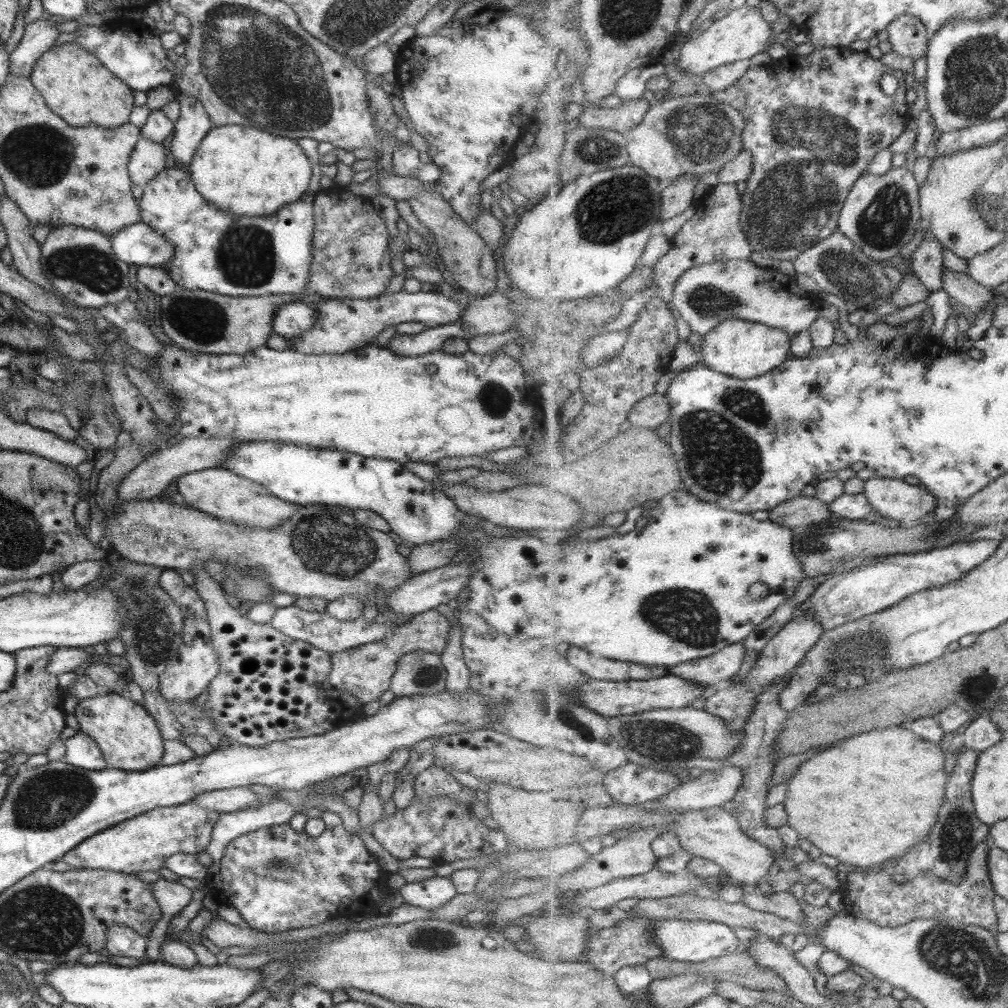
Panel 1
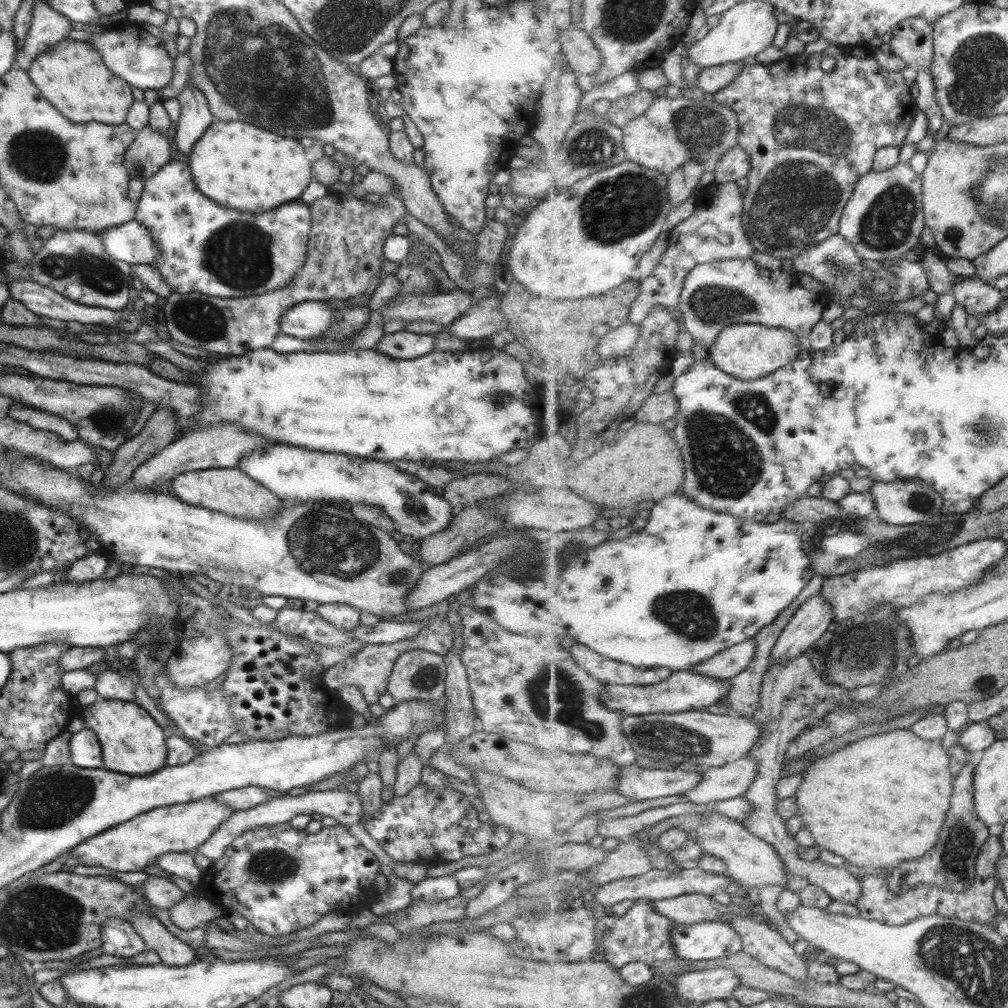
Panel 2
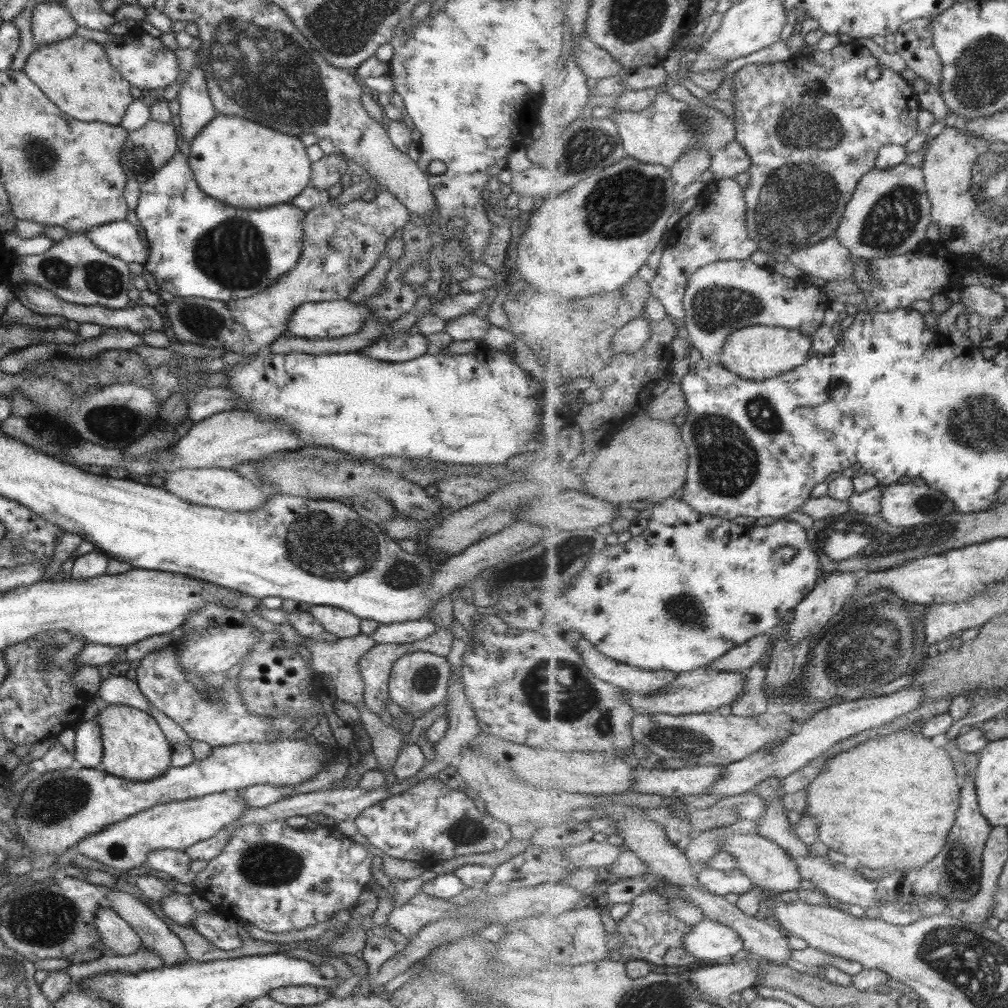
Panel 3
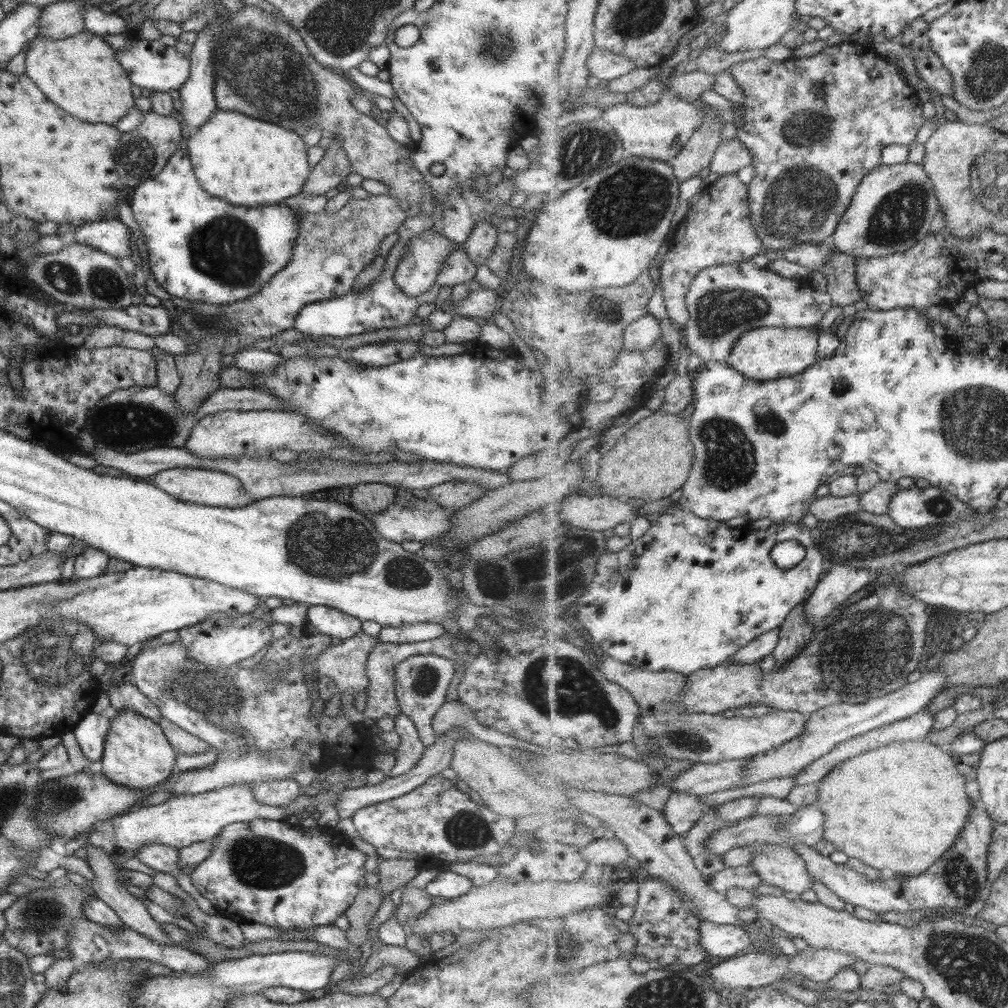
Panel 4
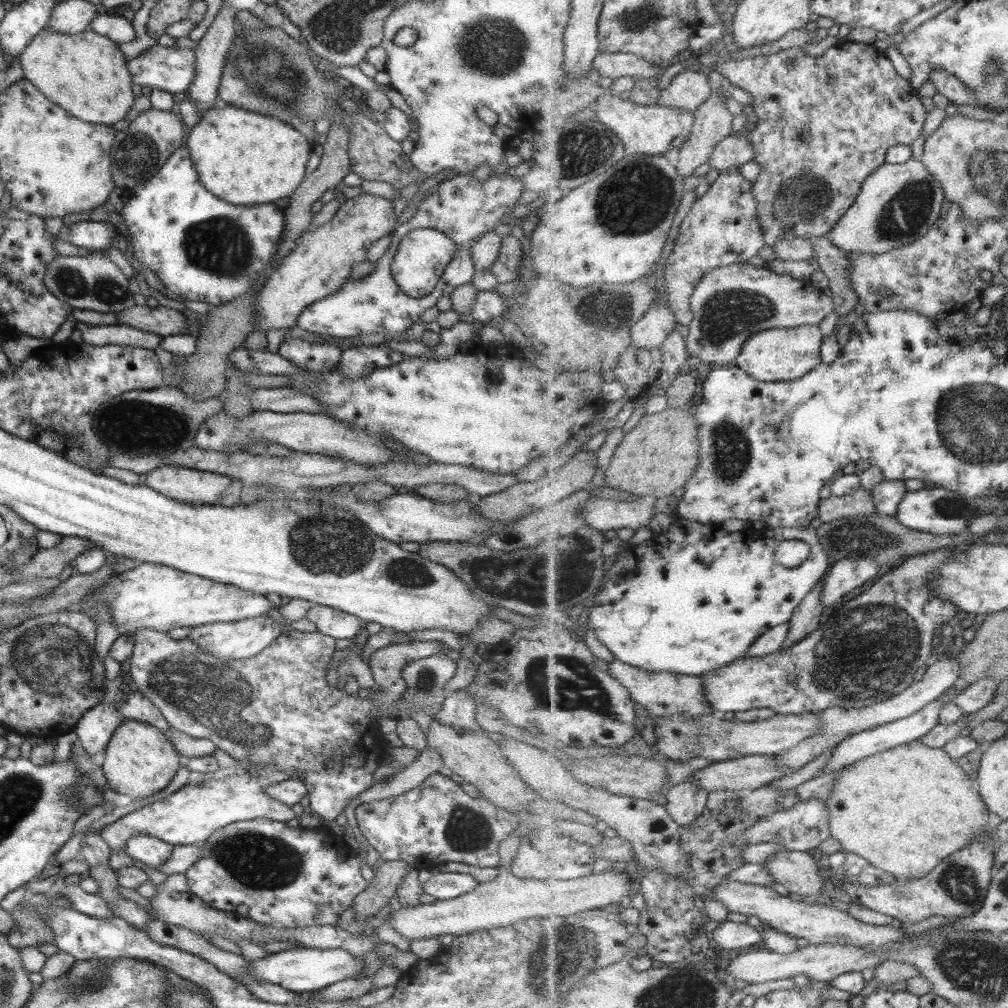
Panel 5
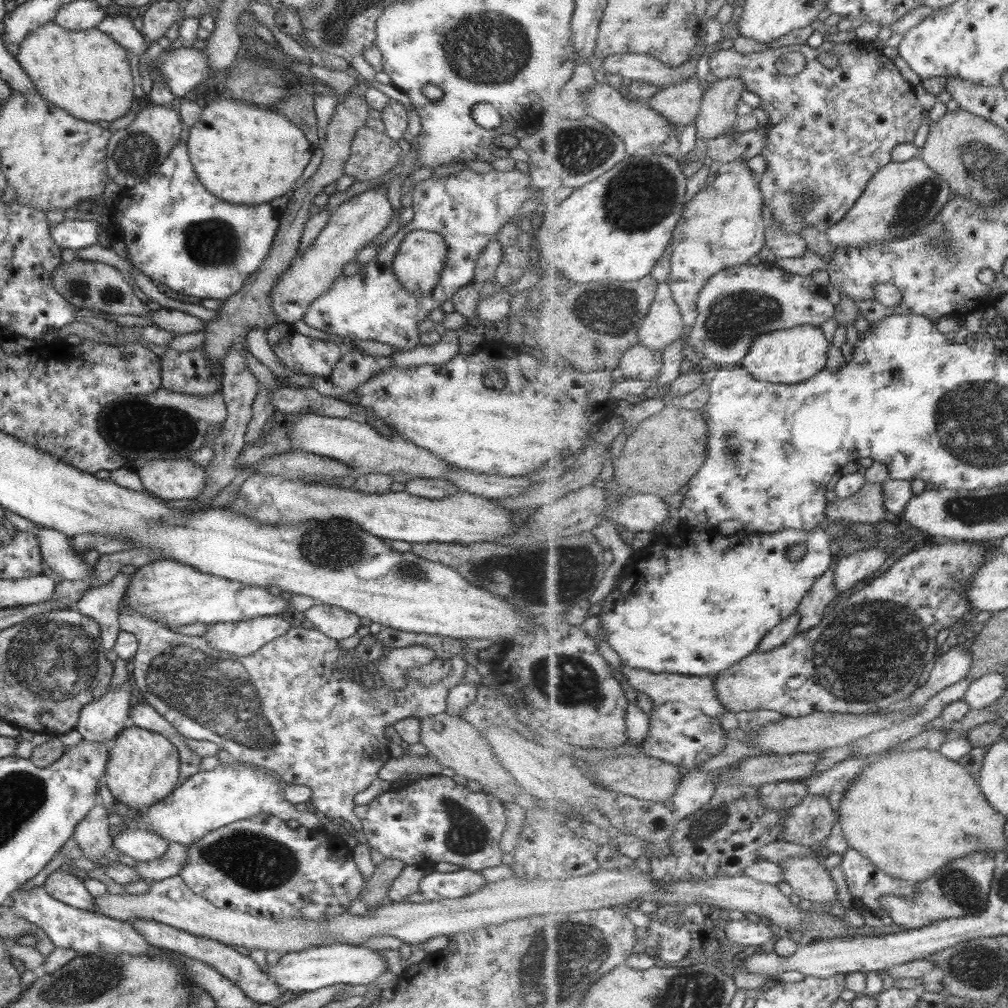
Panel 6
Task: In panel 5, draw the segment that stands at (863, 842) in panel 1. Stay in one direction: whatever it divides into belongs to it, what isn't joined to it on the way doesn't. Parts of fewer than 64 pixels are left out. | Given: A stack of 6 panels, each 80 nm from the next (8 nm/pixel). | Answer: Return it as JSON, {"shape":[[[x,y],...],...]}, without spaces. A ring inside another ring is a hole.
{"shape":[[[921,741],[902,744],[901,746],[891,748],[891,750],[884,750],[863,760],[858,760],[852,765],[847,765],[842,770],[842,773],[835,777],[832,795],[829,800],[826,800],[826,804],[829,815],[831,815],[831,837],[843,844],[845,852],[859,854],[859,856],[872,861],[876,868],[889,872],[897,880],[919,880],[925,878],[939,866],[943,859],[956,856],[963,848],[971,846],[973,840],[979,840],[985,834],[991,836],[991,838],[996,838],[997,828],[994,831],[990,827],[991,824],[989,824],[989,806],[985,804],[980,793],[973,791],[973,782],[971,782],[971,778],[965,773],[965,770],[955,763],[955,759],[948,752],[945,752],[945,749],[931,748]]]}

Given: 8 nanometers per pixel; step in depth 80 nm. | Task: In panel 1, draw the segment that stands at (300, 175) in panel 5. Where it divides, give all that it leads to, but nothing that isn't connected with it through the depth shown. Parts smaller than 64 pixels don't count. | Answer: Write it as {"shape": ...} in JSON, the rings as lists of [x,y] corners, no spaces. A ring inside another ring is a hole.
{"shape":[[[227,124],[212,127],[198,144],[187,168],[194,189],[207,204],[215,206],[221,212],[229,210],[245,210],[245,212],[229,212],[235,216],[271,216],[282,206],[299,200],[307,190],[311,176],[311,164],[301,148],[291,139],[272,136],[253,127]]]}

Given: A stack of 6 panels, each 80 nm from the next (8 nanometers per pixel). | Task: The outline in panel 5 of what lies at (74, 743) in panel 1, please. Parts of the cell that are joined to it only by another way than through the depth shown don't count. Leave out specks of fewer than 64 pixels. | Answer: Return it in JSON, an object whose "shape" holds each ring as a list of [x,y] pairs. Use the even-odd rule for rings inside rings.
{"shape":[[[113,702],[93,705],[74,724],[72,732],[76,734],[76,741],[96,765],[103,762],[107,741],[120,722]]]}

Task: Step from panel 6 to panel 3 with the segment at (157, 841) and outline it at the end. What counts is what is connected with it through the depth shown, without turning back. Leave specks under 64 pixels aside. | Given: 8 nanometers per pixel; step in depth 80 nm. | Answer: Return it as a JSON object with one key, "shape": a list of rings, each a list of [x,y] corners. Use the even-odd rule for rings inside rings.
{"shape":[[[157,850],[150,852],[145,866],[168,874],[183,885],[192,885],[195,874],[189,870],[190,858],[183,851]]]}

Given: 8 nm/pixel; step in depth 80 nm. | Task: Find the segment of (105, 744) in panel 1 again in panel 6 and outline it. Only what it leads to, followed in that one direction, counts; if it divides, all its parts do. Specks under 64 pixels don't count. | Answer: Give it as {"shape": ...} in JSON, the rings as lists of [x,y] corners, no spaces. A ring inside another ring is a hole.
{"shape":[[[131,725],[123,727],[109,742],[101,778],[117,802],[143,812],[165,798],[178,779],[178,750],[163,735]]]}

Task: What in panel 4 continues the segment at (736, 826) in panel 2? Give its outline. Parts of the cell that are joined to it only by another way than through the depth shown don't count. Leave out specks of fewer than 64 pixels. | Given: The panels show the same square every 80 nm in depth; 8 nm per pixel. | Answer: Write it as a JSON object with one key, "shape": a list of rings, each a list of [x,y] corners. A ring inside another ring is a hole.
{"shape":[[[753,844],[751,849],[755,851],[755,855],[750,862],[750,866],[757,871],[757,875],[761,875],[761,881],[766,885],[773,885],[781,889],[783,892],[793,892],[800,894],[807,890],[811,890],[811,882],[815,881],[809,875],[809,869],[805,859],[791,848],[785,848],[777,844]]]}

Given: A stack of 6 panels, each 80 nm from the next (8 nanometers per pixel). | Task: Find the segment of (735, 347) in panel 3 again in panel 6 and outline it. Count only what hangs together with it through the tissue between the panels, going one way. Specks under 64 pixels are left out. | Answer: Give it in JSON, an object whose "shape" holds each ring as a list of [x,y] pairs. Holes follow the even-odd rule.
{"shape":[[[802,326],[759,336],[741,365],[757,380],[777,384],[797,384],[821,374],[829,360],[832,342],[825,340],[819,326]]]}

